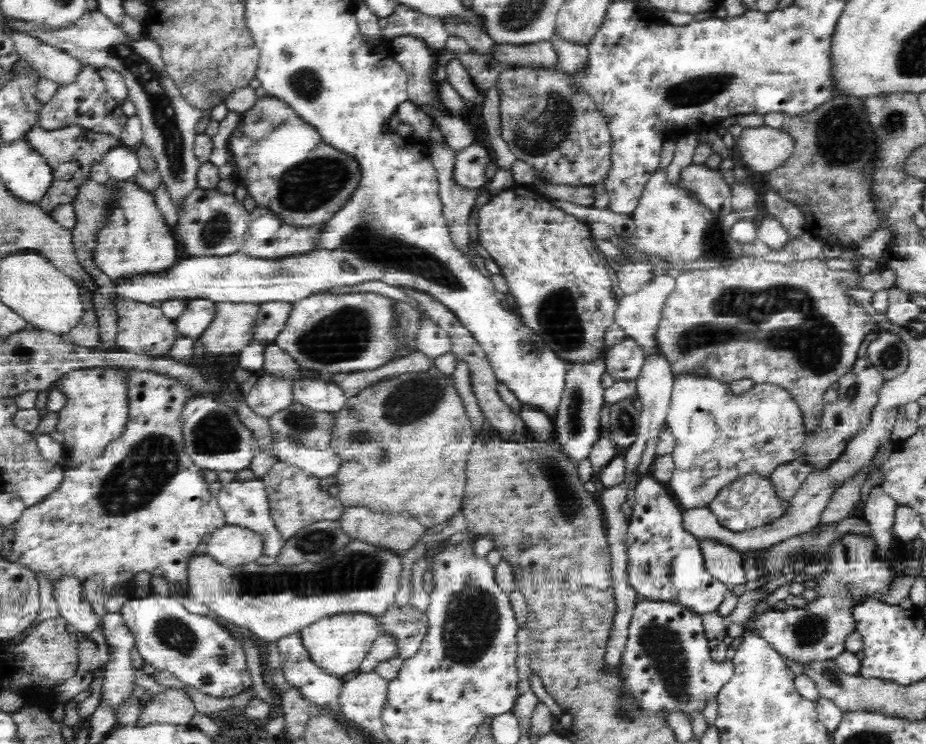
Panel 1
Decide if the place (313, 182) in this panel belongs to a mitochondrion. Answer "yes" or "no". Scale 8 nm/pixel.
yes

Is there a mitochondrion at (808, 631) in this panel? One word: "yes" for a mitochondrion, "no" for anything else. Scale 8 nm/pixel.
yes

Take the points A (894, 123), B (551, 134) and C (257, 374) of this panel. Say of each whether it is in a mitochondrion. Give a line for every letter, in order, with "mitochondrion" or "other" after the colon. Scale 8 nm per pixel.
A: mitochondrion
B: mitochondrion
C: other

